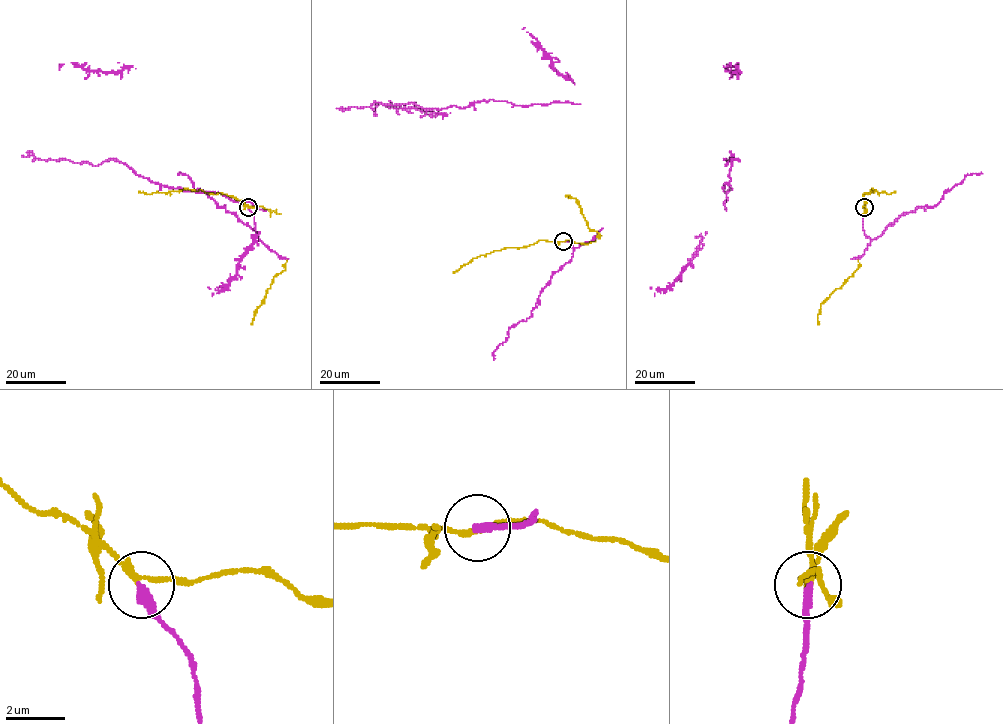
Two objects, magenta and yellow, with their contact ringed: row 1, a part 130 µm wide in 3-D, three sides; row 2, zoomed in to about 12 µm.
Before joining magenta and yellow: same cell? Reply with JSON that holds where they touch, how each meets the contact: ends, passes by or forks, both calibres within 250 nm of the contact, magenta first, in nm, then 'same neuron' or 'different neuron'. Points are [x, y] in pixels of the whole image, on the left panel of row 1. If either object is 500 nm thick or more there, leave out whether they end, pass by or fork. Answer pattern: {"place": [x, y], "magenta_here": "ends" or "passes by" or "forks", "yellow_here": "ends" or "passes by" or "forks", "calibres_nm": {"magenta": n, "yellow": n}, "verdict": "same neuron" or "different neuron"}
{"place": [248, 207], "magenta_here": "ends", "yellow_here": "passes by", "calibres_nm": {"magenta": 320, "yellow": 180}, "verdict": "different neuron"}

